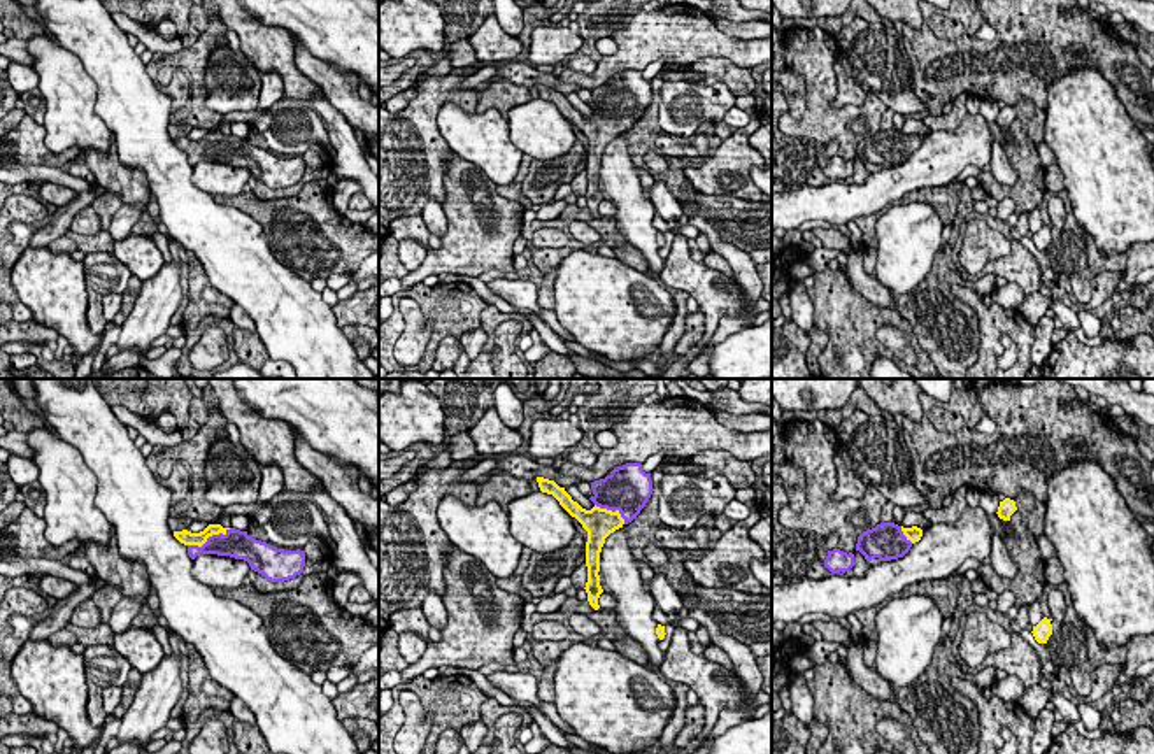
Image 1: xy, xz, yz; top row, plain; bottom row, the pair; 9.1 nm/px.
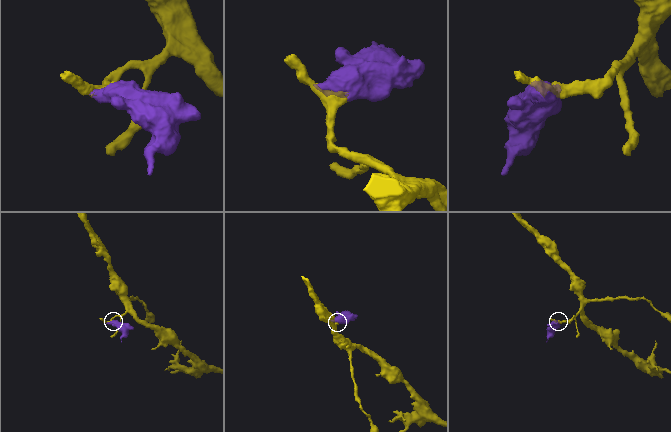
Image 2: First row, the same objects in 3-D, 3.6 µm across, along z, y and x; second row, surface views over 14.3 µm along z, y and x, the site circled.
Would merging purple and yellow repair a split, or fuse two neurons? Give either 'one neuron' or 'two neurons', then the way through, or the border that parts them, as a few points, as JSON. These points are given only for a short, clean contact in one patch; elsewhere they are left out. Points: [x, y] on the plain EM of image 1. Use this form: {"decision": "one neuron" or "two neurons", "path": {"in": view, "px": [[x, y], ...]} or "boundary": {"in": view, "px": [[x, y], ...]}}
{"decision": "one neuron"}

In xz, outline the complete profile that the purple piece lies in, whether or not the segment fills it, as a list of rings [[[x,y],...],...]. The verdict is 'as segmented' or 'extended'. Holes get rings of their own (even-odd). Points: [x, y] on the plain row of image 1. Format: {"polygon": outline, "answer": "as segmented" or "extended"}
{"polygon": [[[626,70],[614,75],[605,86],[591,89],[595,114],[582,116],[554,88],[537,84],[542,100],[552,102],[559,112],[575,124],[588,139],[586,200],[589,212],[598,217],[598,205],[603,200],[600,193],[600,160],[605,146],[624,132],[631,130],[645,114],[652,102],[651,81],[645,81],[640,70]]], "answer": "extended"}

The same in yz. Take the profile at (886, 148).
{"polygon": [[[880,130],[858,144],[856,158],[859,158],[866,168],[875,165],[891,168],[903,165],[921,144],[922,137],[917,133],[903,135],[894,130]]], "answer": "extended"}

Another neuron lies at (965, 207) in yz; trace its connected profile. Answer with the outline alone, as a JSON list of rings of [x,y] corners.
[[[961,182],[961,198],[959,198],[959,205],[958,205],[958,212],[956,217],[952,221],[952,231],[951,231],[951,238],[949,238],[949,245],[954,247],[958,235],[959,235],[959,228],[961,223],[973,212],[973,198],[972,198],[972,189]]]

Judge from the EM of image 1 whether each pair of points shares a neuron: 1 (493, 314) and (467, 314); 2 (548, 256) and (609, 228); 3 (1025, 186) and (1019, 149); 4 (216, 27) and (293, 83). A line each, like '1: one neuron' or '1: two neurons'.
1: two neurons
2: one neuron
3: one neuron
4: two neurons

